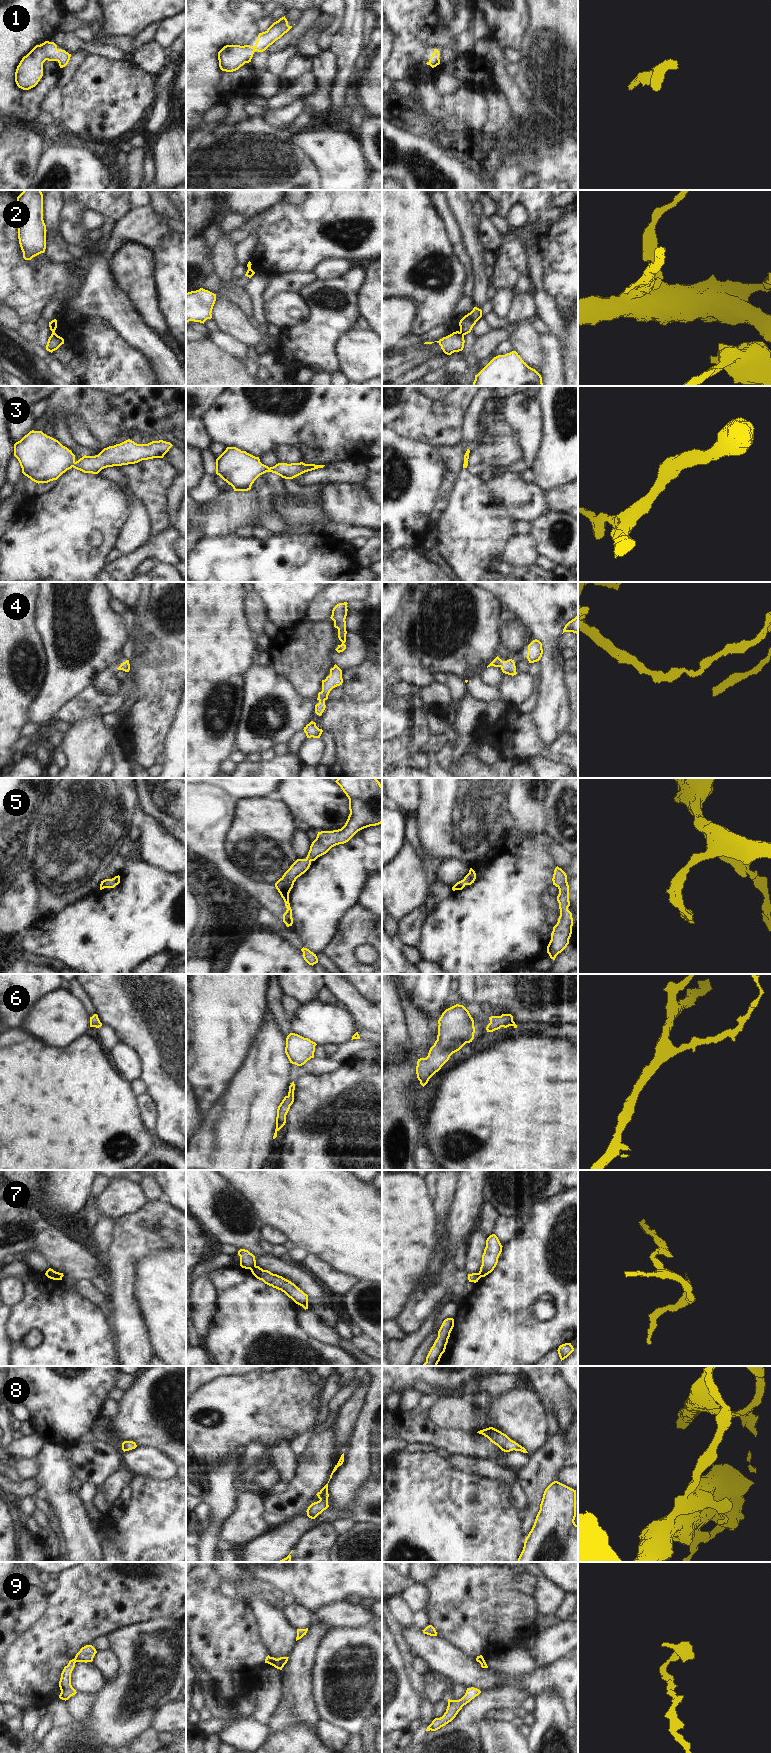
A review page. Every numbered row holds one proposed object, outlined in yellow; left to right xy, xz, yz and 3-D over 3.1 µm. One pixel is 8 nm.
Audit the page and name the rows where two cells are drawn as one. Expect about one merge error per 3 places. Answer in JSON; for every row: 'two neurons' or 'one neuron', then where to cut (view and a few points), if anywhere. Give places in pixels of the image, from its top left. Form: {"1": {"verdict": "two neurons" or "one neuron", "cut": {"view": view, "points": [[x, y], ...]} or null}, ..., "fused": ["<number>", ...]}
{"1": {"verdict": "one neuron", "cut": null}, "2": {"verdict": "two neurons", "cut": {"view": "yz", "points": [[459, 332], [463, 335]]}}, "3": {"verdict": "one neuron", "cut": null}, "4": {"verdict": "one neuron", "cut": null}, "5": {"verdict": "one neuron", "cut": null}, "6": {"verdict": "one neuron", "cut": null}, "7": {"verdict": "two neurons", "cut": {"view": "xz", "points": [[255, 1265], [250, 1269]]}}, "8": {"verdict": "one neuron", "cut": null}, "9": {"verdict": "two neurons", "cut": {"view": "xy", "points": [[73, 1659], [75, 1662]]}}, "fused": ["2", "7", "9"]}

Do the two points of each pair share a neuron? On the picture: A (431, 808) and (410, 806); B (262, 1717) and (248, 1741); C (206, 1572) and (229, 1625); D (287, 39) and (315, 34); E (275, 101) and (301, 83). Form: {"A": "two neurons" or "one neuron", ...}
{"A": "two neurons", "B": "two neurons", "C": "one neuron", "D": "two neurons", "E": "one neuron"}

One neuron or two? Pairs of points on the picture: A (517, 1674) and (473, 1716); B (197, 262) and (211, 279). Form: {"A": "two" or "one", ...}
{"A": "one", "B": "two"}

